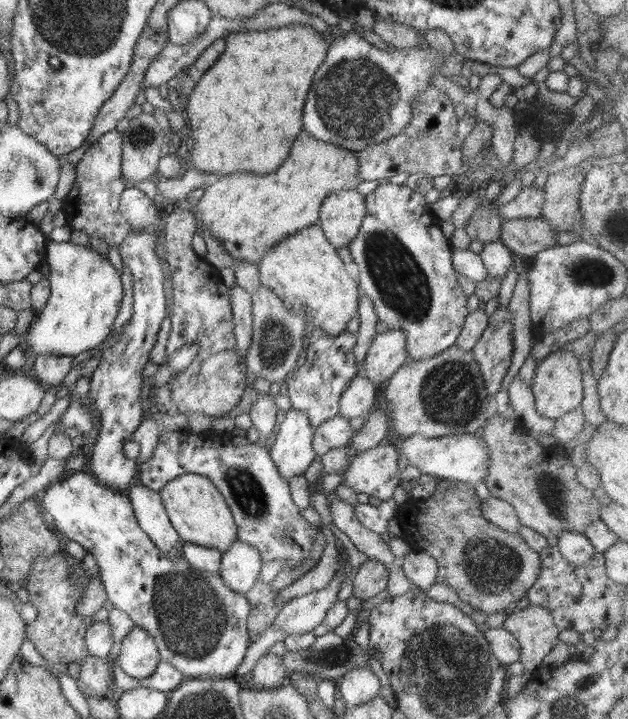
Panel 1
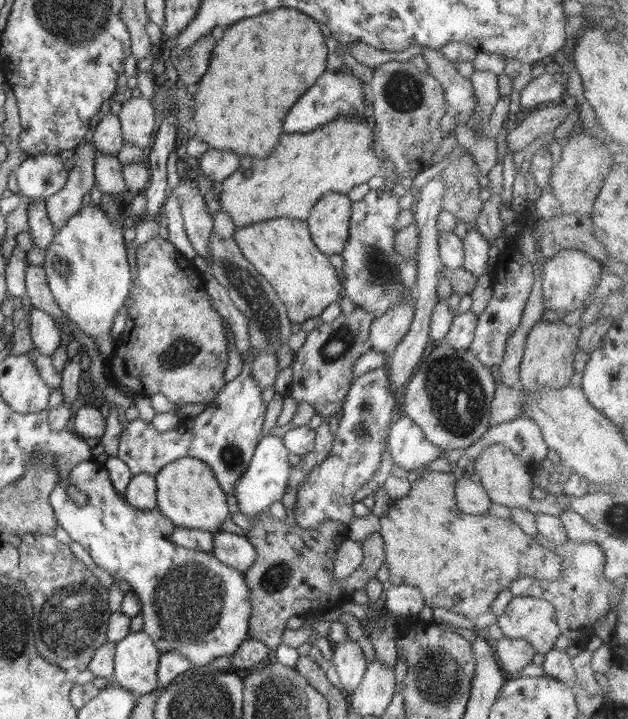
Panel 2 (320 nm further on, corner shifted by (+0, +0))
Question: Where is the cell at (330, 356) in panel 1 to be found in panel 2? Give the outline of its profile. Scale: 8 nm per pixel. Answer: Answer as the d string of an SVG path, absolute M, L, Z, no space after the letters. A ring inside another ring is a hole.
M360 305L351 313L342 312L334 321L319 322L317 327L307 333L303 346L294 354L289 366L293 370L292 381L284 396L292 397L298 402L308 402L314 407L318 416L333 416L340 413L348 392L352 389L353 366L365 353L370 351L369 330L374 315Z

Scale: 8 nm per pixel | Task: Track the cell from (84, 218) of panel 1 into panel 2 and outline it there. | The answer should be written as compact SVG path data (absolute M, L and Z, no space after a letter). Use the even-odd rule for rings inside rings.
M106 109L95 120L93 127L94 133L91 142L93 142L96 150L117 156L118 151L125 142L120 119Z

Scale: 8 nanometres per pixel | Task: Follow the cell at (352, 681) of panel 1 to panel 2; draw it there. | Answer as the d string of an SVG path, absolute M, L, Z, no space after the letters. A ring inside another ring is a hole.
M348 639L338 644L333 644L333 662L338 673L341 686L346 693L352 692L363 679L367 669L367 661L362 653L362 648L356 641Z

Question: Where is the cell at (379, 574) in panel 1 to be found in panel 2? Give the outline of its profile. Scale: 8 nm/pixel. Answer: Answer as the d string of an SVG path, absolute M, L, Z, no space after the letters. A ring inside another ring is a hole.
M313 451L304 455L300 463L290 472L288 488L282 502L287 511L285 521L274 517L266 520L258 518L245 535L258 555L256 564L244 573L251 604L248 636L263 642L268 649L275 652L277 646L282 643L282 633L289 618L301 615L317 620L333 616L343 603L351 602L354 592L365 589L368 580L376 578L385 562L384 539L379 532L372 533L362 542L364 557L356 572L343 581L337 583L333 581L337 548L348 538L347 525L326 519L316 529L303 529L295 522L292 511L295 501L298 500L298 490L302 482L314 470L314 466L319 464L320 459Z

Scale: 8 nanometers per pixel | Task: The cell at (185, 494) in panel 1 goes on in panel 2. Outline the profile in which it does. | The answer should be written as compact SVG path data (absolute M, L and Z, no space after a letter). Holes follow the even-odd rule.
M184 456L160 469L155 477L157 489L157 510L167 516L175 525L202 529L212 534L222 531L222 523L230 510L226 494L220 488L208 464L196 460L194 456Z

